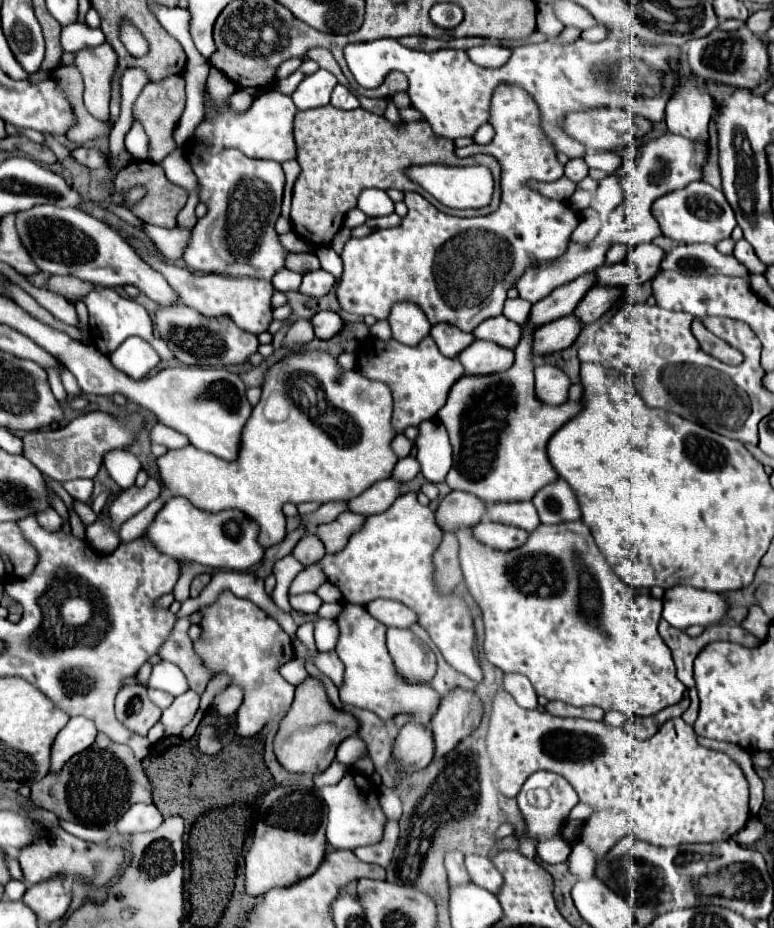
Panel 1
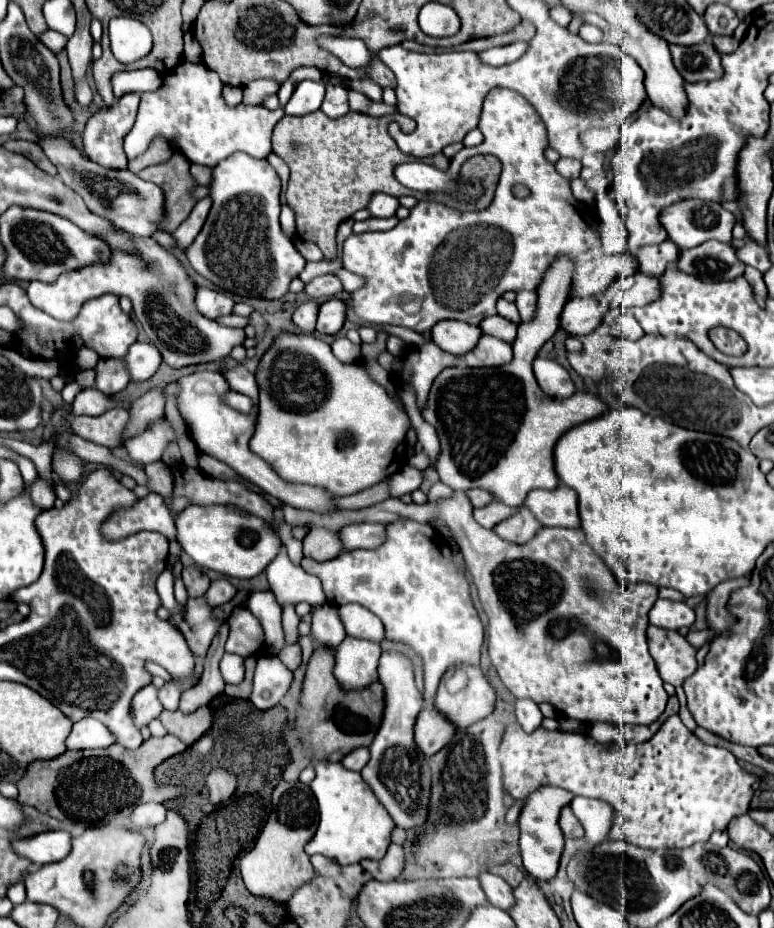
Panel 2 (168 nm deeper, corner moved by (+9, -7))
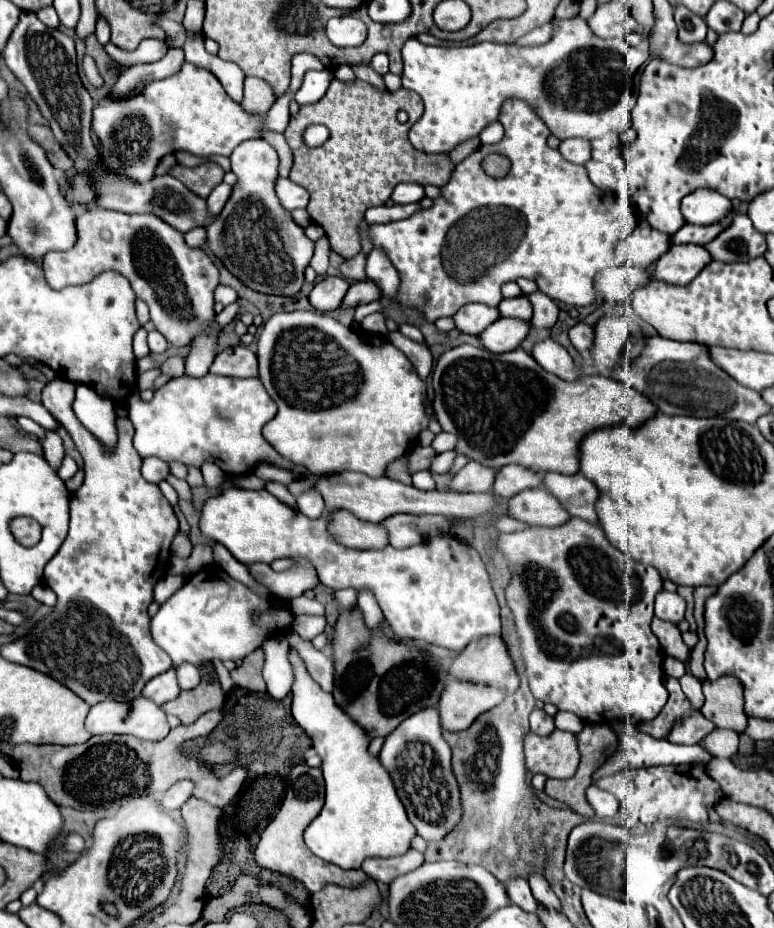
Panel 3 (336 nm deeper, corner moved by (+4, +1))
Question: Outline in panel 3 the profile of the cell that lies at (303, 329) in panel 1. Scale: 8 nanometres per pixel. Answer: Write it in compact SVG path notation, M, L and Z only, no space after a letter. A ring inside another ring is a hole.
M325 276L309 294L309 304L319 312L329 312L339 308L341 296L345 296L345 288L349 288L349 282L345 278L331 278Z

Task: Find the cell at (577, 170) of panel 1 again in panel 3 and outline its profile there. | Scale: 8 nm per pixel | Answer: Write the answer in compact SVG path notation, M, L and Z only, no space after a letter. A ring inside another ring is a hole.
M571 138L571 140L563 140L559 146L559 152L565 160L573 162L573 164L587 164L591 158L591 148L587 140L581 138Z

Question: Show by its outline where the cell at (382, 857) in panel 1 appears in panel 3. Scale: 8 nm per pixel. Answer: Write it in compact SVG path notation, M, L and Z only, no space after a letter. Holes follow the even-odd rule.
M409 848L405 854L395 858L367 858L363 862L363 872L375 878L377 882L389 884L389 880L395 880L401 874L407 874L423 864L423 854Z

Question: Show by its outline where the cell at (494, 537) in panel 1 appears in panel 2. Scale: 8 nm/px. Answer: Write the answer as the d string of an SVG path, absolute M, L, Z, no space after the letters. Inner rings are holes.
M518 506L516 512L508 520L500 522L494 528L494 532L498 536L502 536L504 540L508 540L508 542L524 544L524 542L532 540L532 536L536 536L536 532L540 530L540 526L542 524L532 516L532 512L528 512L528 508Z

